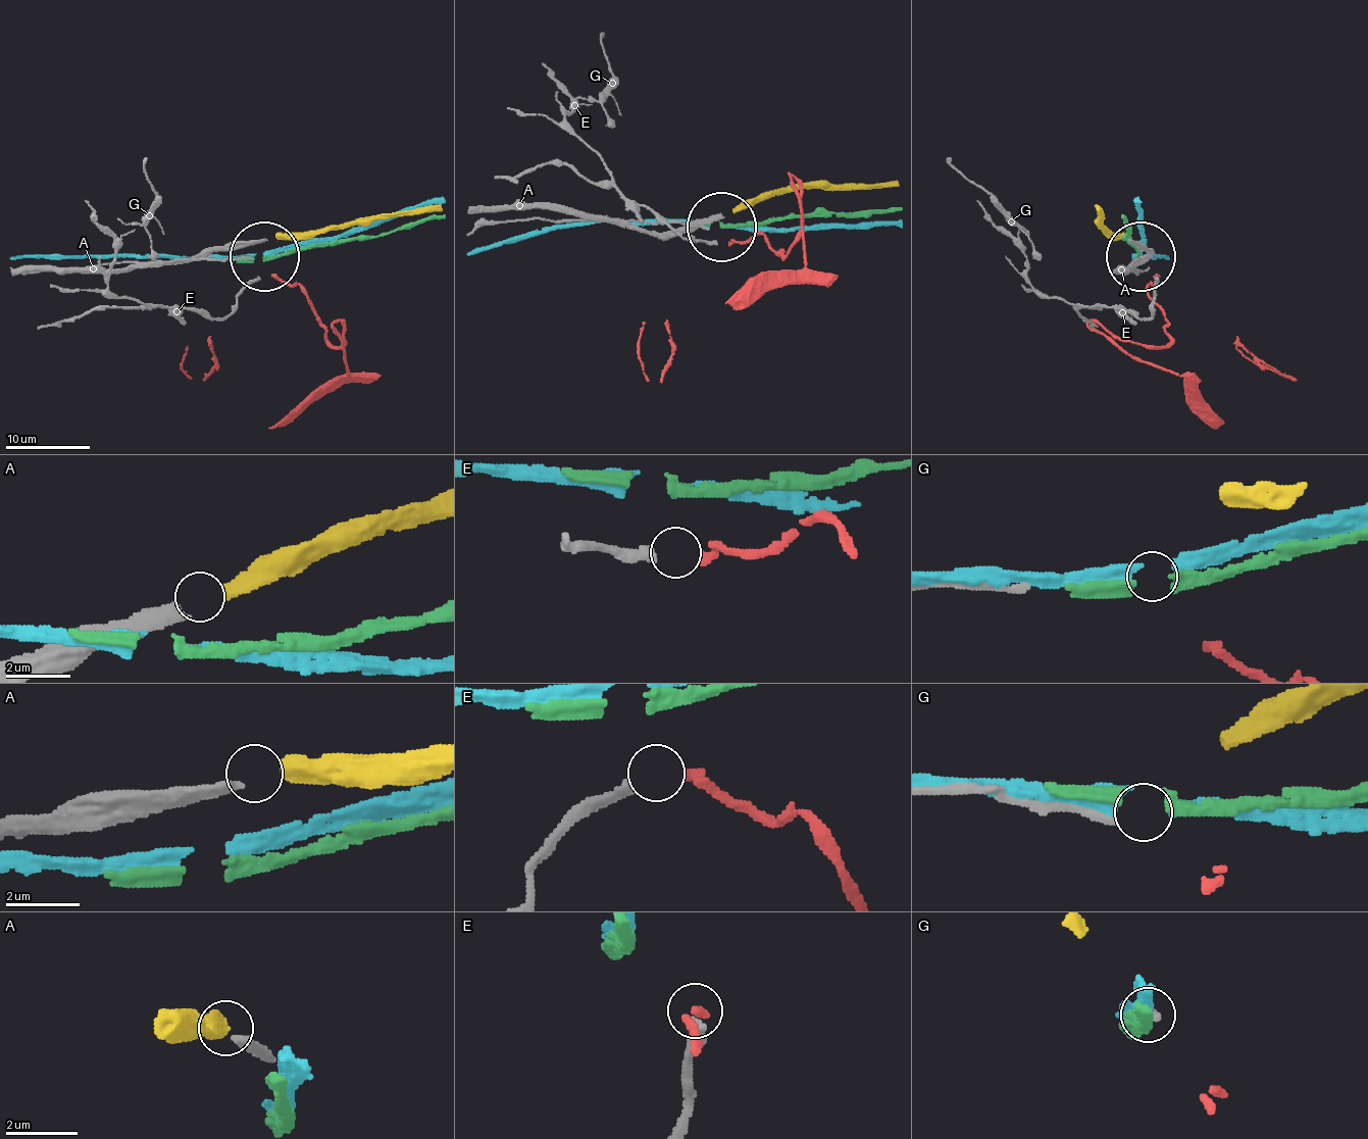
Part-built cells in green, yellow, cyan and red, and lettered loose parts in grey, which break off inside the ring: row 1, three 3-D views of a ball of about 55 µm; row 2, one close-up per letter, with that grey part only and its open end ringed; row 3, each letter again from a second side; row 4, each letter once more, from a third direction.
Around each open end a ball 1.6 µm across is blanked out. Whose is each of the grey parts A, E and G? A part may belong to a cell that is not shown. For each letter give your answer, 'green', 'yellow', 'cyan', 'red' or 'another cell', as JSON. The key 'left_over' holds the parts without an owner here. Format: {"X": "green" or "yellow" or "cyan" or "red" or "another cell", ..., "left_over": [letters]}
{"A": "yellow", "E": "red", "G": "another cell", "left_over": ["G"]}

